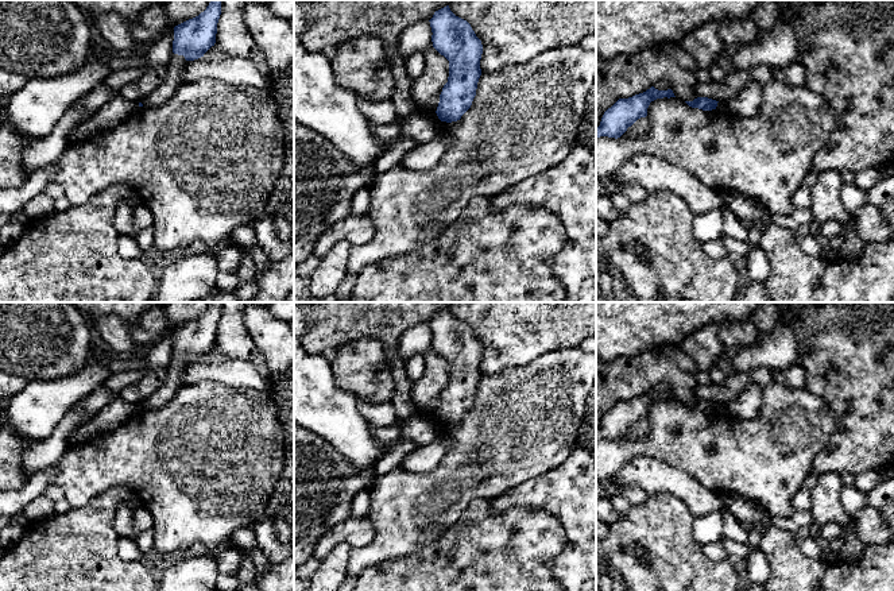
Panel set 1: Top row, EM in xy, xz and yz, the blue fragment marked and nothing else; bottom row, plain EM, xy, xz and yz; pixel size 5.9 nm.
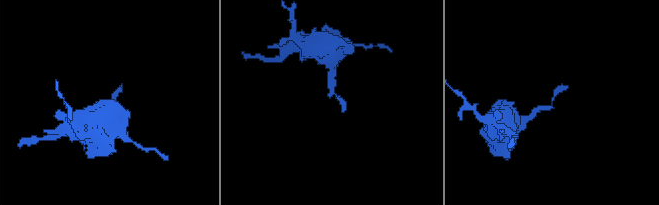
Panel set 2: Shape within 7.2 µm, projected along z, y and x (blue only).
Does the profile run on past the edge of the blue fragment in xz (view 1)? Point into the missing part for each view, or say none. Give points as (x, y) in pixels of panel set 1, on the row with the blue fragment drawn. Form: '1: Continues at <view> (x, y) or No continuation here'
1: No continuation here

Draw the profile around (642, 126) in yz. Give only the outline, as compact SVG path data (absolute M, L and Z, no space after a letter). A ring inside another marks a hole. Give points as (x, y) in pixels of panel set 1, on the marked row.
M647 116L640 117L631 127L628 127L627 131L620 138L638 138L640 135L647 134L650 128L651 128L650 119Z

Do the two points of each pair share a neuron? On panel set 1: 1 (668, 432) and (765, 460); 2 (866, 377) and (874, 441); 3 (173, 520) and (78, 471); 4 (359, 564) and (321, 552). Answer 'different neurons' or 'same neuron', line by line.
1: same neuron
2: same neuron
3: same neuron
4: different neurons

